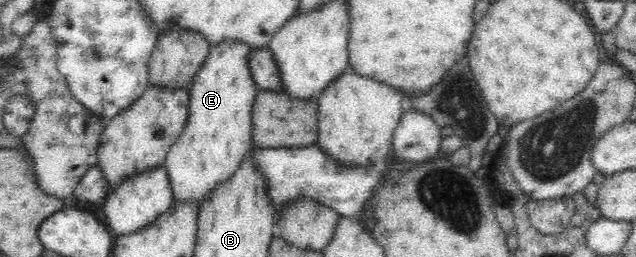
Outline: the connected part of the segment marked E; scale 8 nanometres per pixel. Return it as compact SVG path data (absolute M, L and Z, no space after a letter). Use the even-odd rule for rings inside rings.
M226 41L210 47L210 52L189 88L188 118L178 140L170 147L165 158L166 177L171 185L174 204L193 204L200 214L204 202L222 186L223 182L229 181L238 170L242 160L253 148L251 142L252 132L252 104L259 92L258 85L252 78L248 68L248 56L254 48L246 43Z

